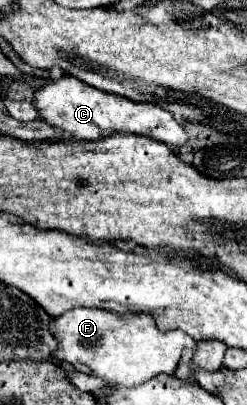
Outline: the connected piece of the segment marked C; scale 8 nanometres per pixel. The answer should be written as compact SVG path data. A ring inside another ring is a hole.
M69 74L51 82L49 86L35 90L33 104L39 110L41 118L45 118L45 122L59 126L61 130L81 140L97 140L97 138L107 138L113 132L125 132L125 134L137 134L137 136L159 140L169 148L179 148L189 142L187 132L173 118L169 110L163 110L157 104L129 102L127 98L93 90L93 86L85 86L85 82Z

